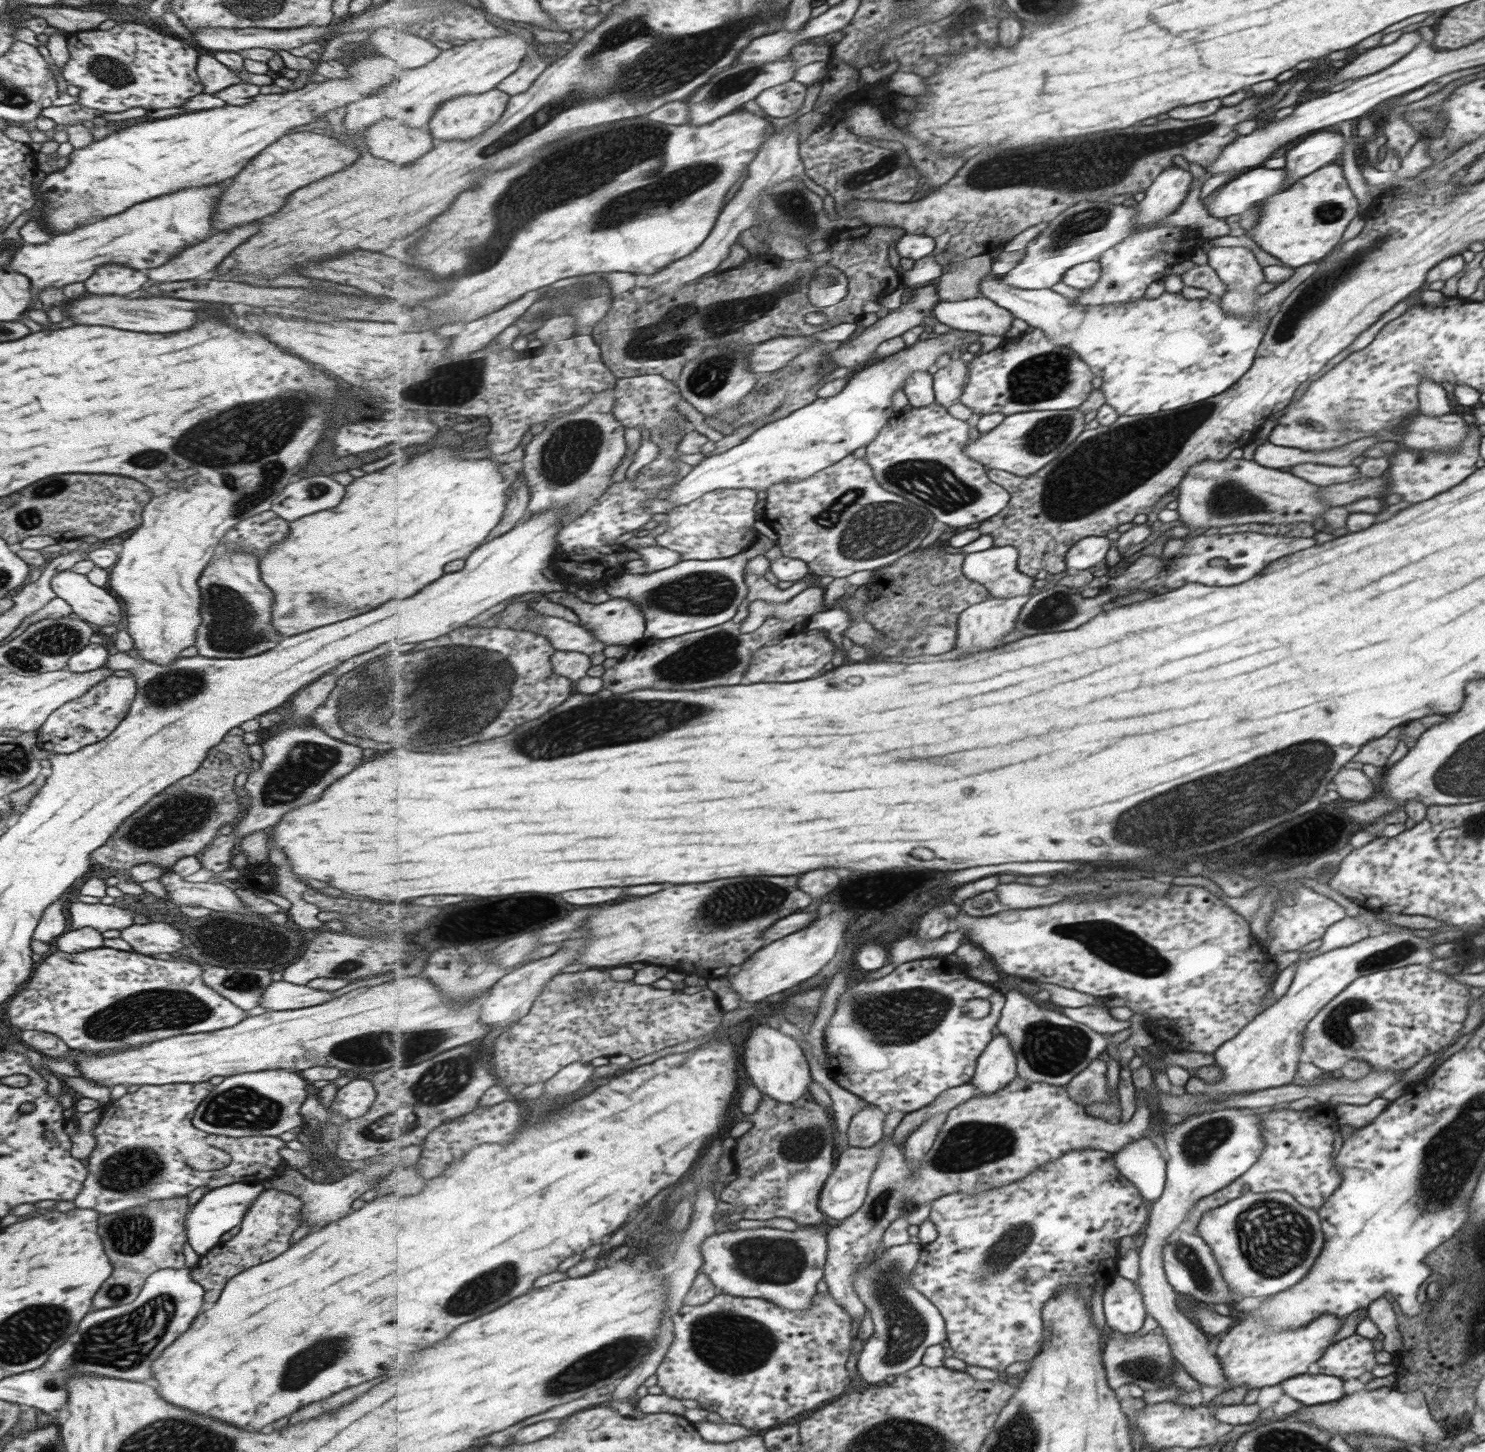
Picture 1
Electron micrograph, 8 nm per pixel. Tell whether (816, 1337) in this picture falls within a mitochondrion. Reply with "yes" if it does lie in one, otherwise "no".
no

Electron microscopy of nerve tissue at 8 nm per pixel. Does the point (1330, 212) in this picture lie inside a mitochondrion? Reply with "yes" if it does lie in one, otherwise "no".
yes

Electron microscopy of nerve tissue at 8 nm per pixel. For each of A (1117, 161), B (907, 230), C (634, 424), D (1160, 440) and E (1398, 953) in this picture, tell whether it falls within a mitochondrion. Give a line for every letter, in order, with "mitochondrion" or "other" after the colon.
A: mitochondrion
B: other
C: other
D: mitochondrion
E: mitochondrion

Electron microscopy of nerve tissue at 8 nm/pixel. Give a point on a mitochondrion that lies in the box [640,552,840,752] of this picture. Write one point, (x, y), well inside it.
(709, 658)

